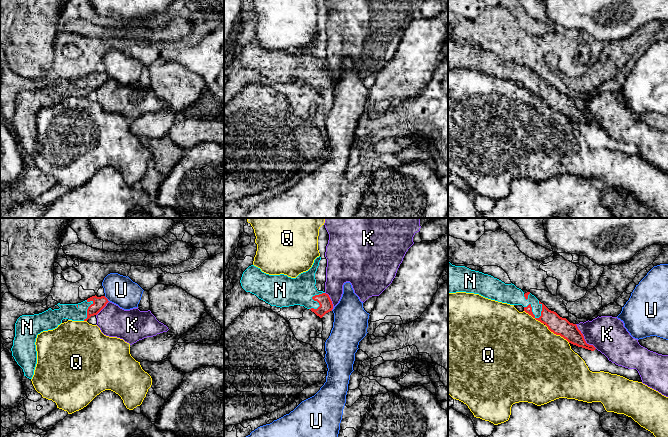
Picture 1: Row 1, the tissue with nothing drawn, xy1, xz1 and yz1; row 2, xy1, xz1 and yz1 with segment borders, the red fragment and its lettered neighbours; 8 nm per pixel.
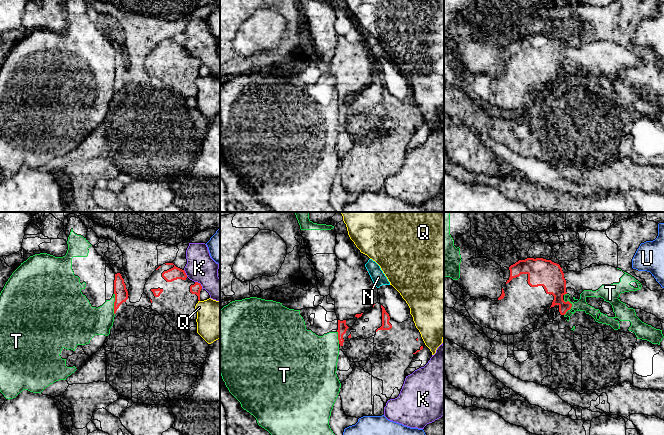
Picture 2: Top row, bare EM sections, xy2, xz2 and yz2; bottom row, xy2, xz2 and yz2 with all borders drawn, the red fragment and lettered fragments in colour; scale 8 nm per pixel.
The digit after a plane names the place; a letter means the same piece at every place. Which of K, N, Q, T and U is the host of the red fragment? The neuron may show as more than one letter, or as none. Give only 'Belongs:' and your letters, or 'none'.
Belongs: N

